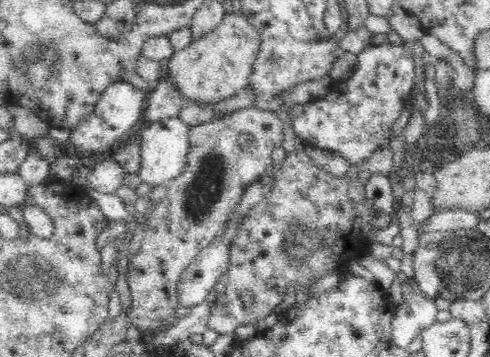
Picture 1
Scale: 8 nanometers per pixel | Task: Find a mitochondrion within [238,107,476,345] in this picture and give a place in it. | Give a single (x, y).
(297, 242)

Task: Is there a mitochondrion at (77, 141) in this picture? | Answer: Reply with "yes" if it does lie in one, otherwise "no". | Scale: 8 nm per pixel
no

